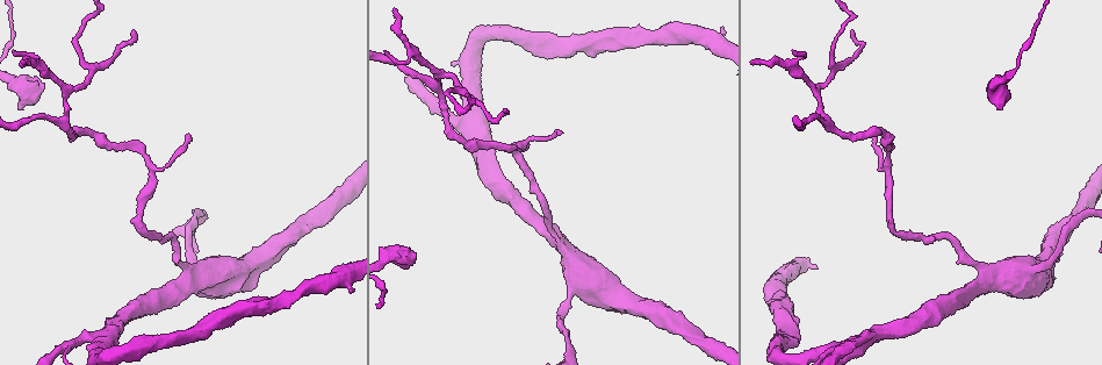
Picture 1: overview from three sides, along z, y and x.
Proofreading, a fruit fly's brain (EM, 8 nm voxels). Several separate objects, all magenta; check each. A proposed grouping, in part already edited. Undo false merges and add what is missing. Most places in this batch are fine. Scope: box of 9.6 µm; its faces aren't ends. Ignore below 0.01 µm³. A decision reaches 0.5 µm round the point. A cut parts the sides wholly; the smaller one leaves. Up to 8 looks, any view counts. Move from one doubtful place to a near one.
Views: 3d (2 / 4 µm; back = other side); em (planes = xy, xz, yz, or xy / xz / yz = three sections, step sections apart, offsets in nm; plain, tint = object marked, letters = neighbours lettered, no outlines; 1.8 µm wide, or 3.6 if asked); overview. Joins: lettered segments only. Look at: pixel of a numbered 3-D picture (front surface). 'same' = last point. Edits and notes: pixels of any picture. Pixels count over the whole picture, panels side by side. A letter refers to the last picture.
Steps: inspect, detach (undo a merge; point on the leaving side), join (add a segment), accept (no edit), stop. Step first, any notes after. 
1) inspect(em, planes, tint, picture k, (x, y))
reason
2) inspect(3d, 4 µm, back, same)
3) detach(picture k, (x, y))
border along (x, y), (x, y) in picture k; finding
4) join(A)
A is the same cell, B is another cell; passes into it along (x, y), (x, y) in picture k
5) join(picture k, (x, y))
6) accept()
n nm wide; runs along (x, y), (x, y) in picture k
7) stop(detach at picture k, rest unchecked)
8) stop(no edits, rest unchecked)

inspect(em, xy, step 4, tint, picture 1, (150, 176))
three-way junction

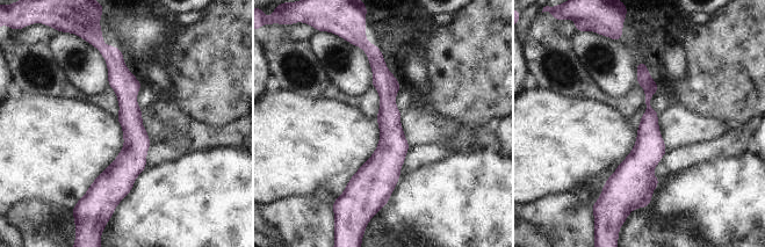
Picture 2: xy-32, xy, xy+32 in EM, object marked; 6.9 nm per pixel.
inspect(em, yz, step 8, letters, same)
cut it another way

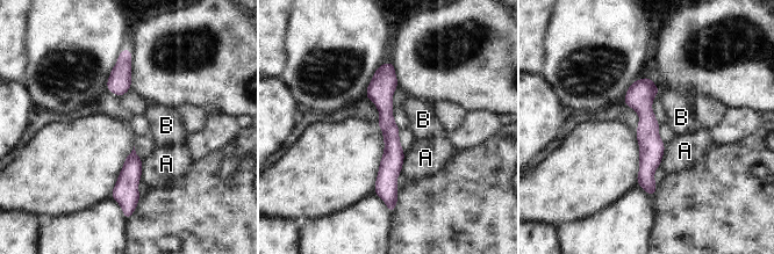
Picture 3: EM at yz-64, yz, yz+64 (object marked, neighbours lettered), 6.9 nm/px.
accept()
A touches over 160 nm; A and B are other cells; continuous, no second neuron

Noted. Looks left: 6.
inspect(em, planes, letters, picture 1, (505, 108))
free end

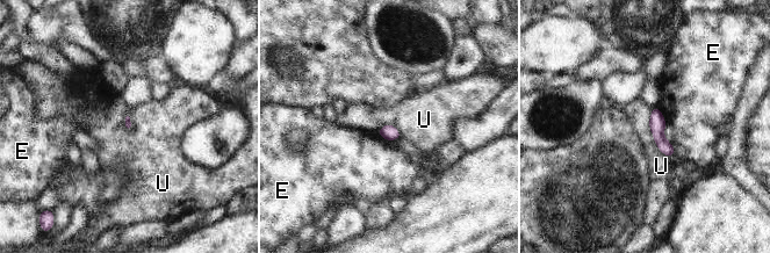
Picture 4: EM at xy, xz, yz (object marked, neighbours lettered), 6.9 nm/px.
accept()
E and U are other cells; runs along (655, 109), (660, 141), (671, 153) in picture 4; no lettered segment goes on from it

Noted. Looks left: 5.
inspect(em, planes, tint, picture 1, (434, 104))
branch point

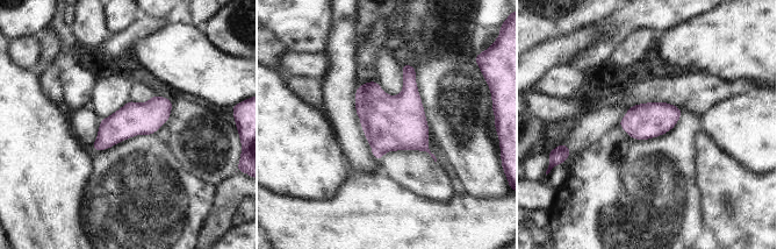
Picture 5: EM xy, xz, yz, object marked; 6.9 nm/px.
inspect(em, planes, letters, same)
see the neighbours

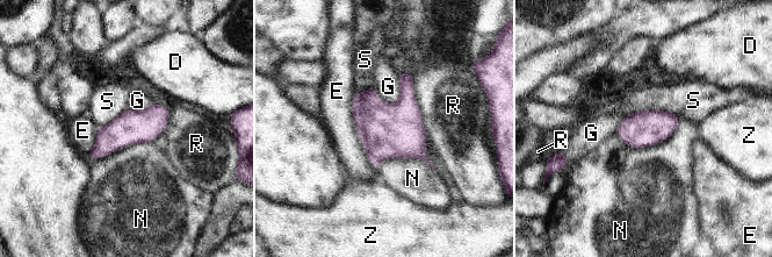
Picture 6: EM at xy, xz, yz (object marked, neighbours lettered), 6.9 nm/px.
accept()
220 nm wide; D, E, G, N, R, S and Z are other cells; border along (627, 114), (668, 111), (680, 119) in picture 6; all the same neuron

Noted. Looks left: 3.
stop(no edits, rest unchecked)

